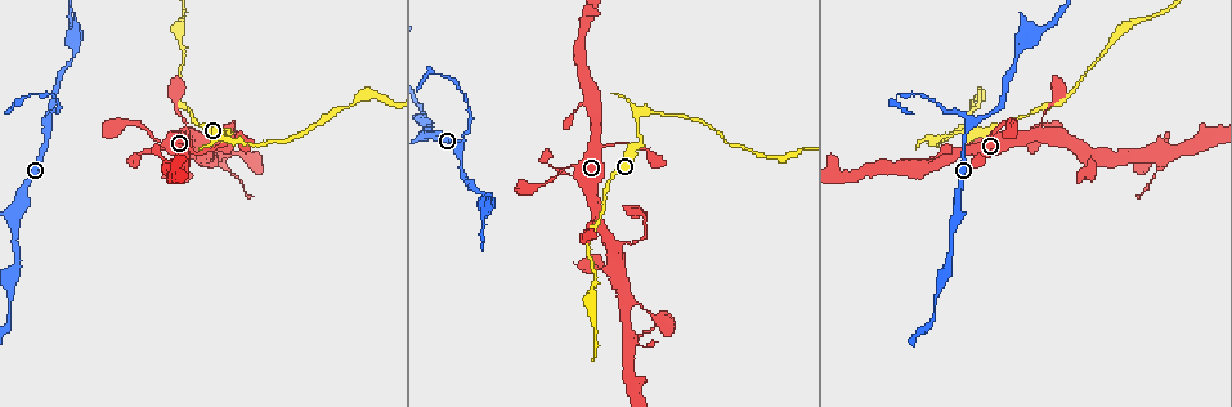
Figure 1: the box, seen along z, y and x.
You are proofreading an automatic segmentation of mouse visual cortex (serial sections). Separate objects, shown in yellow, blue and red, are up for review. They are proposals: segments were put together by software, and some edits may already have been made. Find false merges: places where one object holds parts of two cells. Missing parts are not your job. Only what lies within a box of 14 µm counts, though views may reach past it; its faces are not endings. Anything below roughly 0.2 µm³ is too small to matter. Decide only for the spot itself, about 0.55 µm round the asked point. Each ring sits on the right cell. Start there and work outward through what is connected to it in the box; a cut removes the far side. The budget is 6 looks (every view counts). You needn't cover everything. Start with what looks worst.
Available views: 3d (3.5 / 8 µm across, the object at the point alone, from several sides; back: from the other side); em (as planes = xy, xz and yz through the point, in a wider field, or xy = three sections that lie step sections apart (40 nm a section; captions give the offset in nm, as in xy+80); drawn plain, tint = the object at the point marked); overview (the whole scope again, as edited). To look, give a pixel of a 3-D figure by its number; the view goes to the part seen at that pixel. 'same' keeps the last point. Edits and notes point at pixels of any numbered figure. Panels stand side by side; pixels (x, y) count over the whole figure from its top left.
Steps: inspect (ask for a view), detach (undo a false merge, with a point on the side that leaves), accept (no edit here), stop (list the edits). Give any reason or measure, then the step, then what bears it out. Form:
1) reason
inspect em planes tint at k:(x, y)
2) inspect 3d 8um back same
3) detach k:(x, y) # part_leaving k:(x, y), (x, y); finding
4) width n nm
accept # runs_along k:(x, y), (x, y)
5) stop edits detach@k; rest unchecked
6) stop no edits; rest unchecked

abrupt turn
inspect em xy step 1 tint at 1:(638, 127)

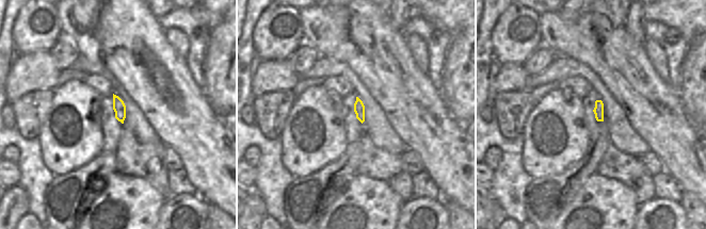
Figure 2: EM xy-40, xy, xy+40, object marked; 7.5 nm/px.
wider look
inspect 3d 3.5um same

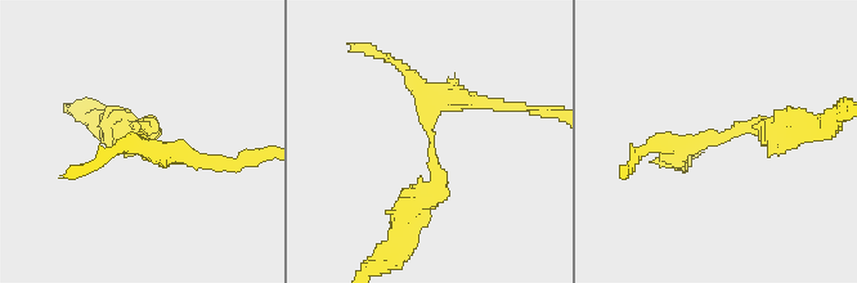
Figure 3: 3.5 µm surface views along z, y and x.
accept # runs_along 3:(413, 209), (440, 183), (429, 109), (476, 100); one cell here

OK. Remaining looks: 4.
inspect 3d 3.5um back at 1:(14, 213)

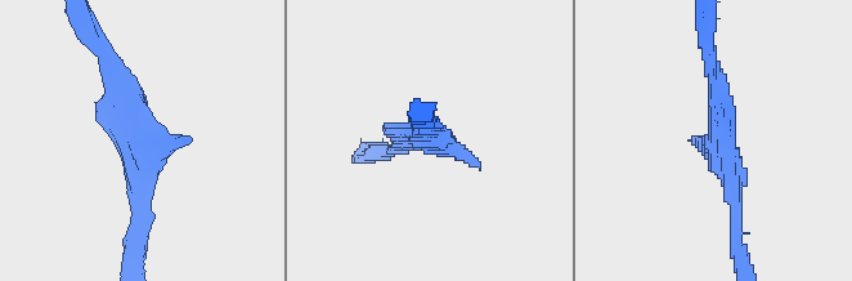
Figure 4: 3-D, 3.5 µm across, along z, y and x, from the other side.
need the tissue
inspect em planes tint at 4:(430, 138)

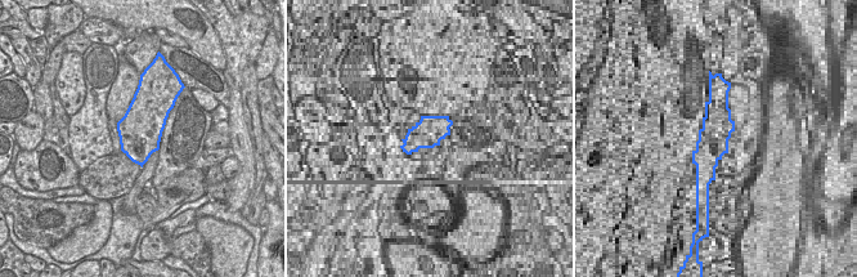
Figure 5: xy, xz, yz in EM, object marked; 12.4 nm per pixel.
width 550 nm
accept # runs_along 4:(112, 65), (144, 139), (140, 231); one cell here

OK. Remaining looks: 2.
sharp bend
inspect 3d 3.5um back at 1:(1061, 122)

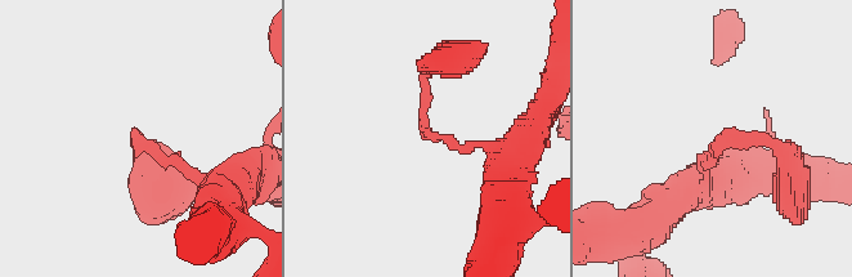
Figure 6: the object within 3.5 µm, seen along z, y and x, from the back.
shape alone is not enough
inspect em xy step 5 tint at 6:(145, 146)

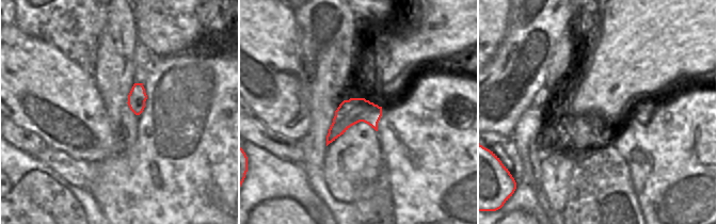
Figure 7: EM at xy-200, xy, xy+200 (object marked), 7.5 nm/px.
accept # runs_along 6:(512, 156), (426, 129), (434, 67); one cell here

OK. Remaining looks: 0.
stop no edits; rest unchecked

